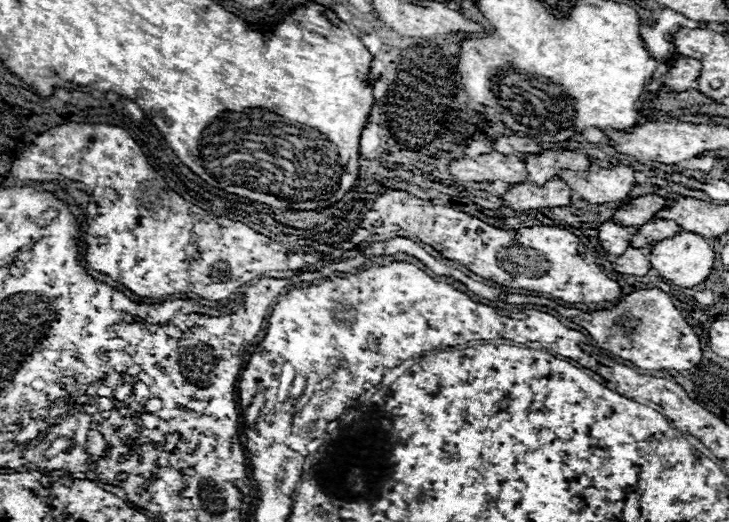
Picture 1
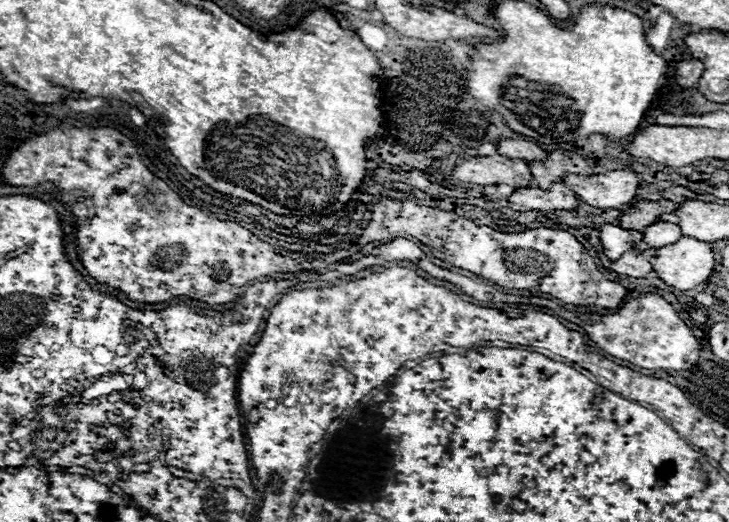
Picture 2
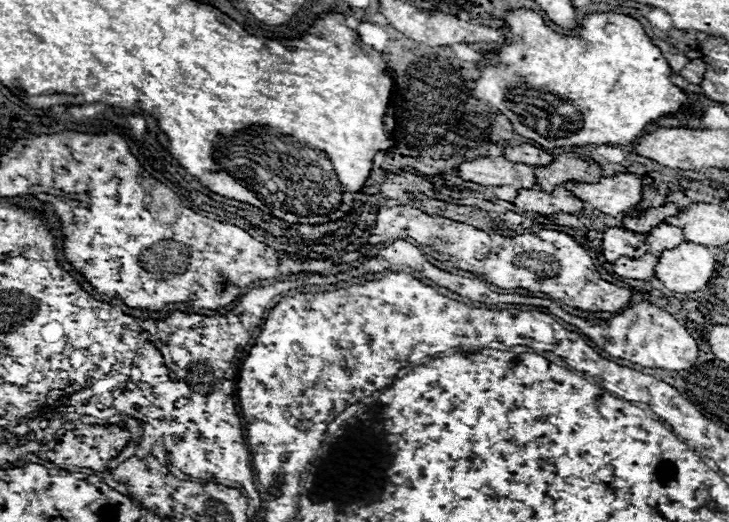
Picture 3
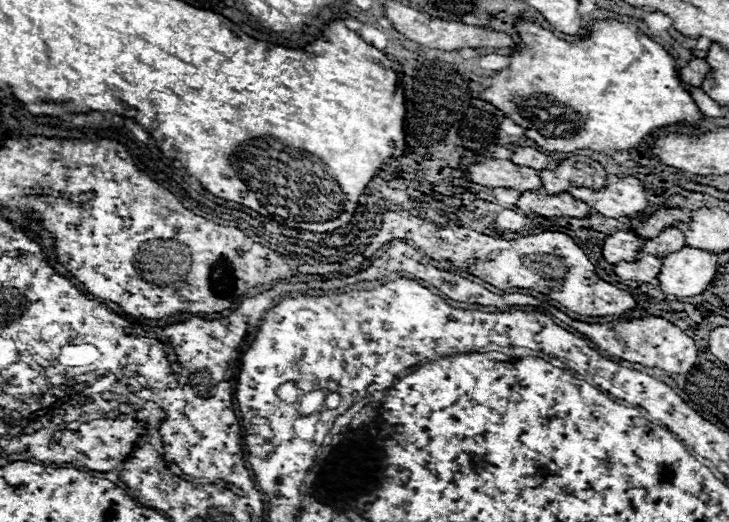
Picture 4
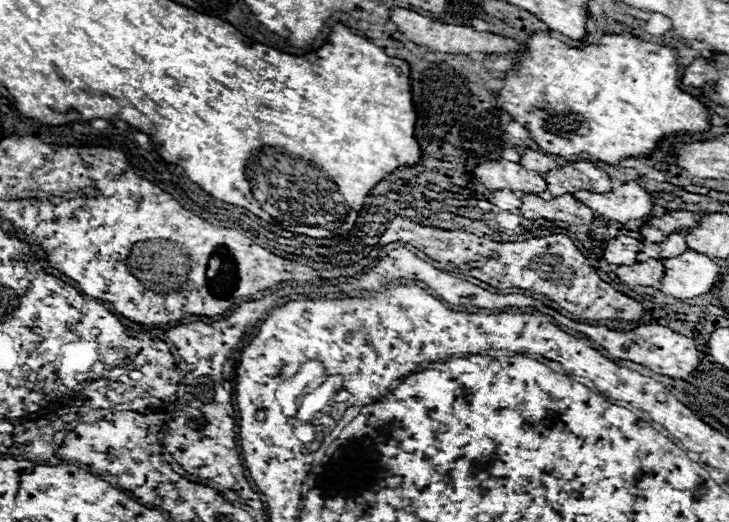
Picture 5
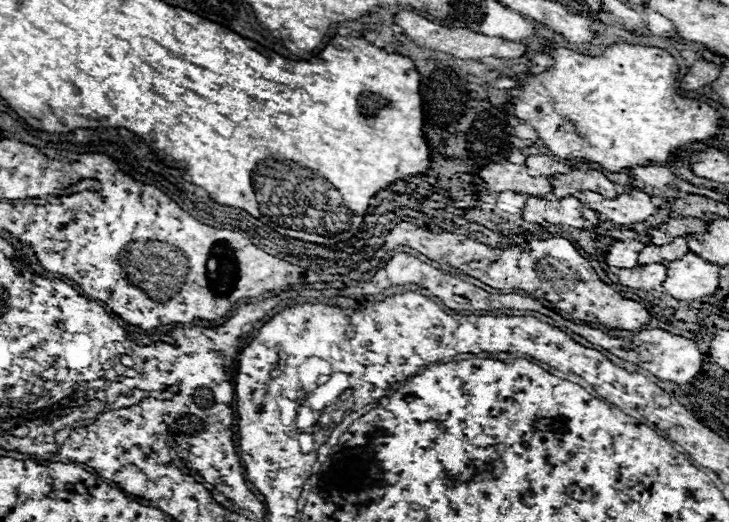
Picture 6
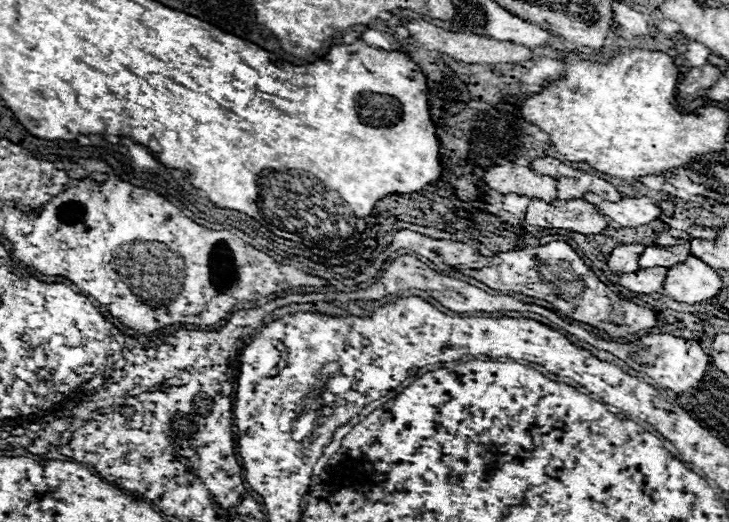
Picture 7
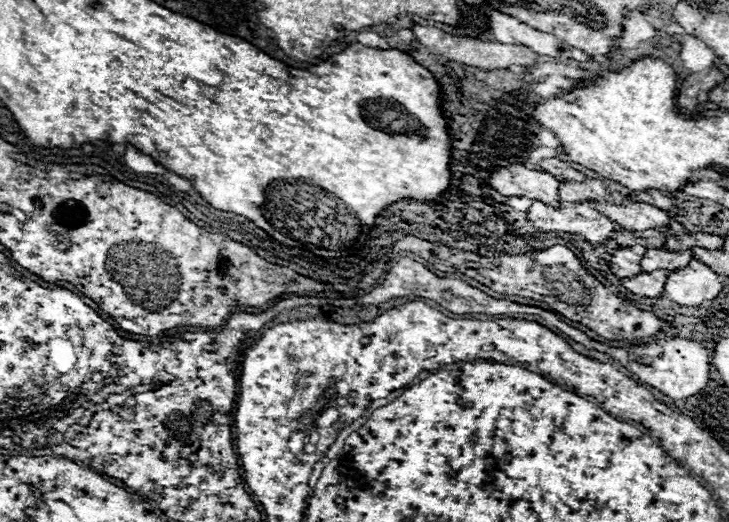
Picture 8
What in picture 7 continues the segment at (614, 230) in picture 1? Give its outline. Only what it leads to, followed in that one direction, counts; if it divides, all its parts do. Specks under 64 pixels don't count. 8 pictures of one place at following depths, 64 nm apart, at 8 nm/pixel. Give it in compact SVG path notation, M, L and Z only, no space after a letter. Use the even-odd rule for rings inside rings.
M622 244L622 246L612 250L612 254L608 258L608 266L614 274L636 272L640 268L638 258L642 252L644 252L642 244Z

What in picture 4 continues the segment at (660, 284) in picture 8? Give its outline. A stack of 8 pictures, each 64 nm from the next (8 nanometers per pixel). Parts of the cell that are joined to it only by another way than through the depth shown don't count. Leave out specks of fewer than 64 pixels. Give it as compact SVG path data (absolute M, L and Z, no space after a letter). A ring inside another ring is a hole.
M644 256L642 260L636 260L636 262L618 262L614 266L614 274L620 276L622 280L632 280L640 284L656 284L660 266L662 266L660 258Z

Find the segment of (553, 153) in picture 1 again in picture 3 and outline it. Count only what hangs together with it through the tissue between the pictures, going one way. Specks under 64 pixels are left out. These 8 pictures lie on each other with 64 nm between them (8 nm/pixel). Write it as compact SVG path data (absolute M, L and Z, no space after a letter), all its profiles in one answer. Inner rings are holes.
M572 152L554 158L552 166L540 166L534 170L540 188L550 194L556 186L564 186L570 180L576 182L598 182L600 166L594 160L582 160Z

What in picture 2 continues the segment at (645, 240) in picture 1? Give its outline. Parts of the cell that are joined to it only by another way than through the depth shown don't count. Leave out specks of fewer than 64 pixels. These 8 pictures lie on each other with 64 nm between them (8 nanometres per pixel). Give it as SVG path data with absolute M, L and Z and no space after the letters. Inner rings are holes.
M658 220L656 224L652 224L652 226L648 226L644 230L644 238L640 240L640 246L662 248L662 246L678 242L678 238L682 238L682 232L680 232L680 228L676 224Z

